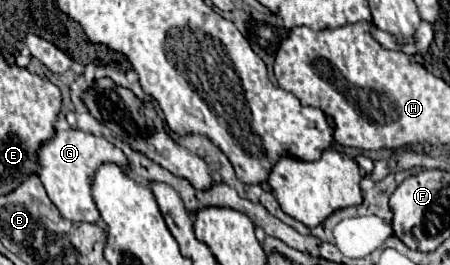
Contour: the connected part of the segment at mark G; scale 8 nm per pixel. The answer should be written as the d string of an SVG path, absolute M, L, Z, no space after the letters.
M66 129L58 131L56 137L40 147L40 169L38 177L42 185L48 191L48 197L58 207L60 215L70 221L84 221L84 223L96 223L100 219L98 207L92 197L92 177L98 169L98 165L114 163L126 171L130 171L130 163L122 149L114 147L104 137L96 137L92 133L84 133L80 129Z

